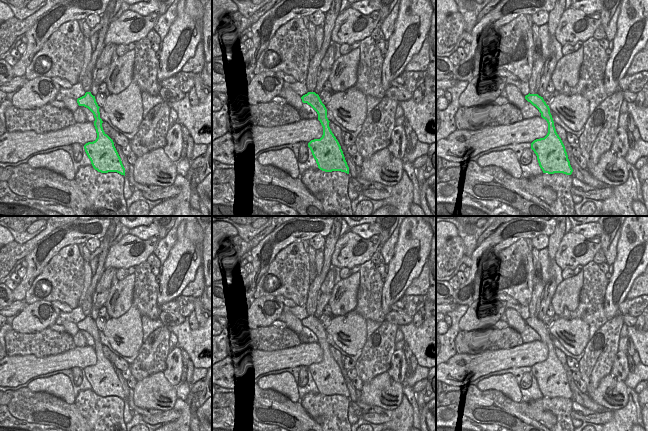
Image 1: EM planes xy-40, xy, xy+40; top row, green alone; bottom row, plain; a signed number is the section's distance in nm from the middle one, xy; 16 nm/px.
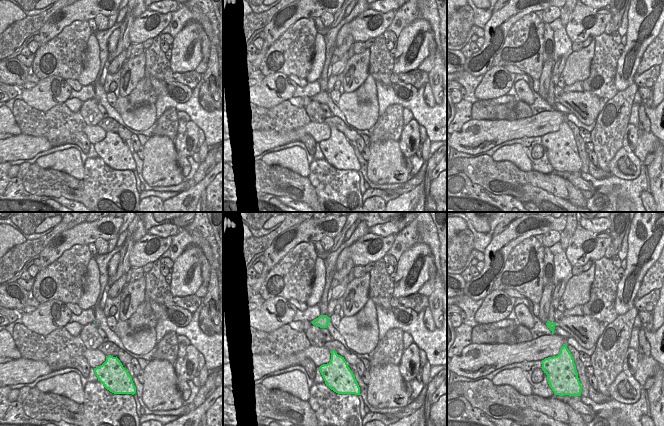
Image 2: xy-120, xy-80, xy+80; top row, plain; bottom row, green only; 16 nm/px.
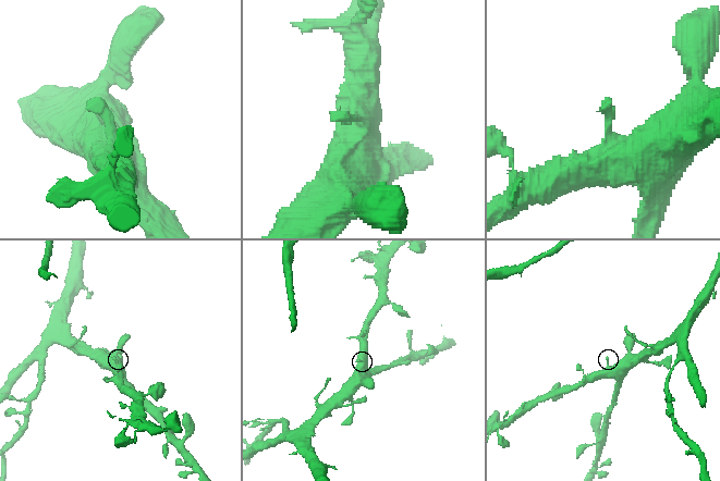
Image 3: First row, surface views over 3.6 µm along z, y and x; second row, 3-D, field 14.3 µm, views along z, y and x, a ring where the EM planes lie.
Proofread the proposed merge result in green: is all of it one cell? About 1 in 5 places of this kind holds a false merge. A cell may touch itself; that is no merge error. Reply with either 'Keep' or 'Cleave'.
Keep

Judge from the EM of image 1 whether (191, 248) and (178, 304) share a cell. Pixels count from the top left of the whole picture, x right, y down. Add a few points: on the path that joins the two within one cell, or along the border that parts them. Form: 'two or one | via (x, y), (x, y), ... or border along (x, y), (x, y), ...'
two | border along (180, 294), (159, 306)

